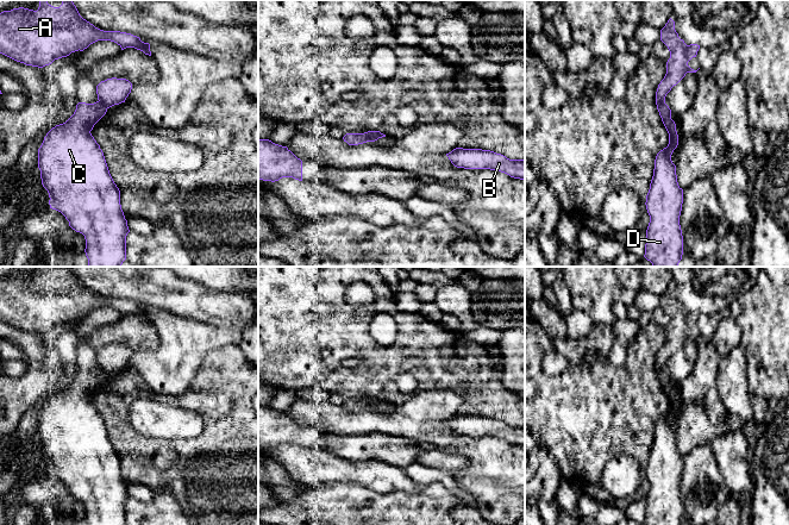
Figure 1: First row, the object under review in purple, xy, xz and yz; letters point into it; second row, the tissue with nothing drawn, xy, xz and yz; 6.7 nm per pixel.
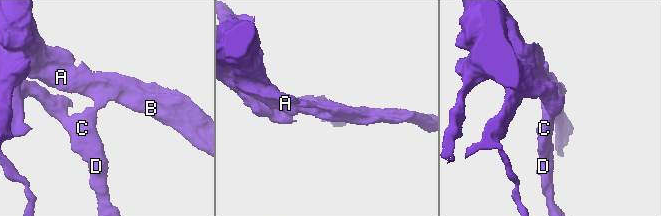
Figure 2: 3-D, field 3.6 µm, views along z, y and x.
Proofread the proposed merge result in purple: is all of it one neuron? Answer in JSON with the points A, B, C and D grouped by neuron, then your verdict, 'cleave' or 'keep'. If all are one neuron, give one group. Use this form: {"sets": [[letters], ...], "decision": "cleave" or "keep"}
{"sets": [["A", "B"], ["C", "D"]], "decision": "cleave"}

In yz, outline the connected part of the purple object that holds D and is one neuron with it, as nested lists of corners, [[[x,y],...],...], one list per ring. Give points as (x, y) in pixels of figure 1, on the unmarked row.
[[[663,369],[657,371],[662,388],[669,400],[669,411],[655,426],[653,443],[646,462],[650,489],[646,496],[645,525],[682,525],[683,502],[680,482],[683,456],[678,452],[676,432],[671,421],[678,412],[676,390],[671,376]]]

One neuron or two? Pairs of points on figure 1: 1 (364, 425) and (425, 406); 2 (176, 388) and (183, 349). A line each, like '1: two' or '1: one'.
1: one
2: one

